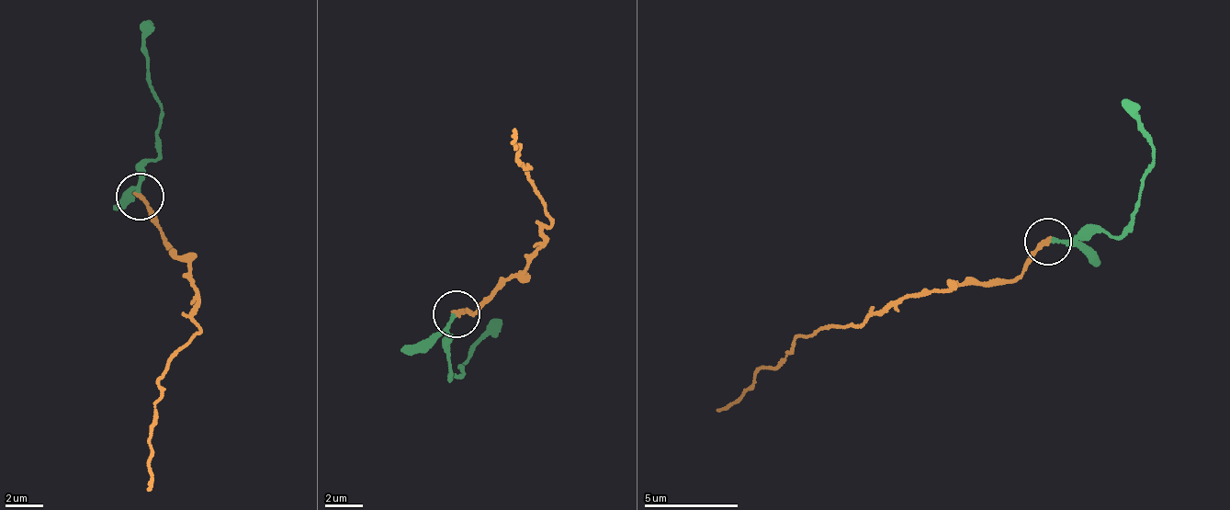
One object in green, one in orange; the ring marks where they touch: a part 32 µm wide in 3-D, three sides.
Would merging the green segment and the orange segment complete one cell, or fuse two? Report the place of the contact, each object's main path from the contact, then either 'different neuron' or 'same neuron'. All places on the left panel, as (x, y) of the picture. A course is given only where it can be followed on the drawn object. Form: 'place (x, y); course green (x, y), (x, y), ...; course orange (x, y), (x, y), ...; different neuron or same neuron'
place (140, 196); course green (142, 194), (143, 167), (155, 161), (161, 121), (148, 76), (148, 50), (142, 29), (149, 23); course orange (140, 196), (189, 267), (201, 331), (169, 357), (161, 378), (146, 490); same neuron

